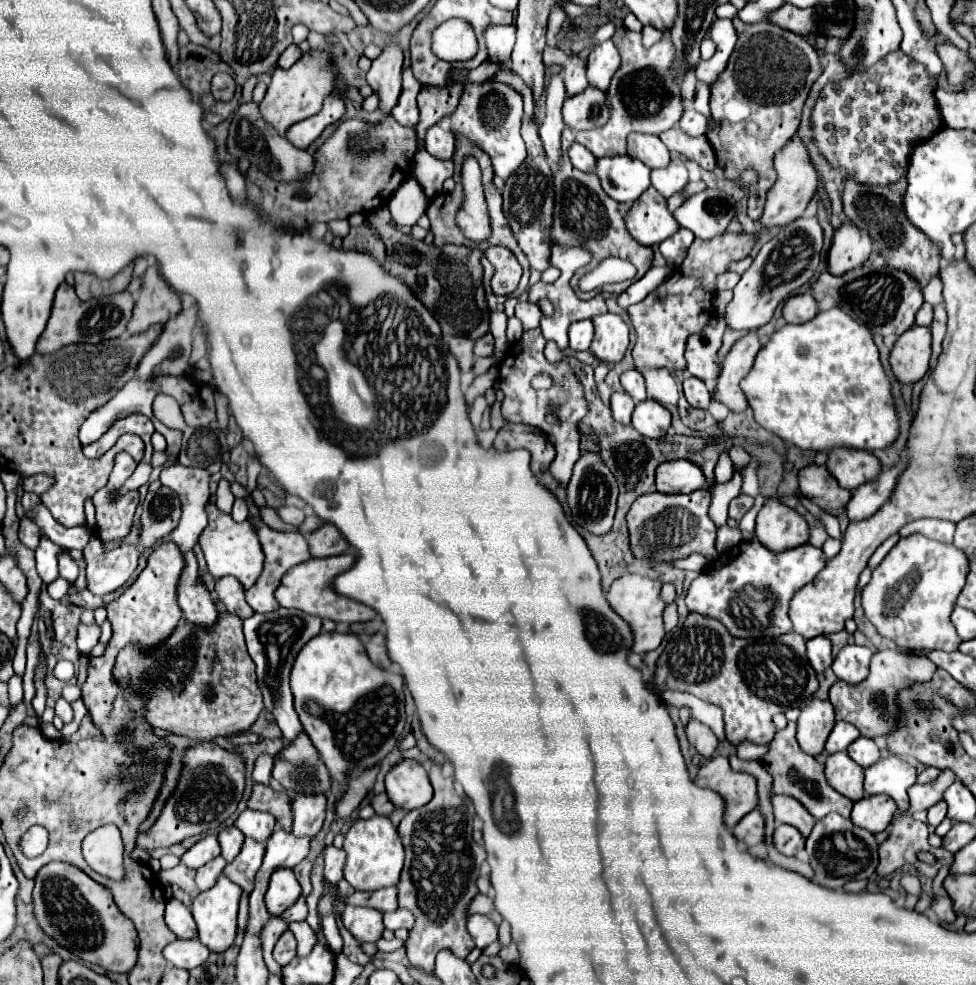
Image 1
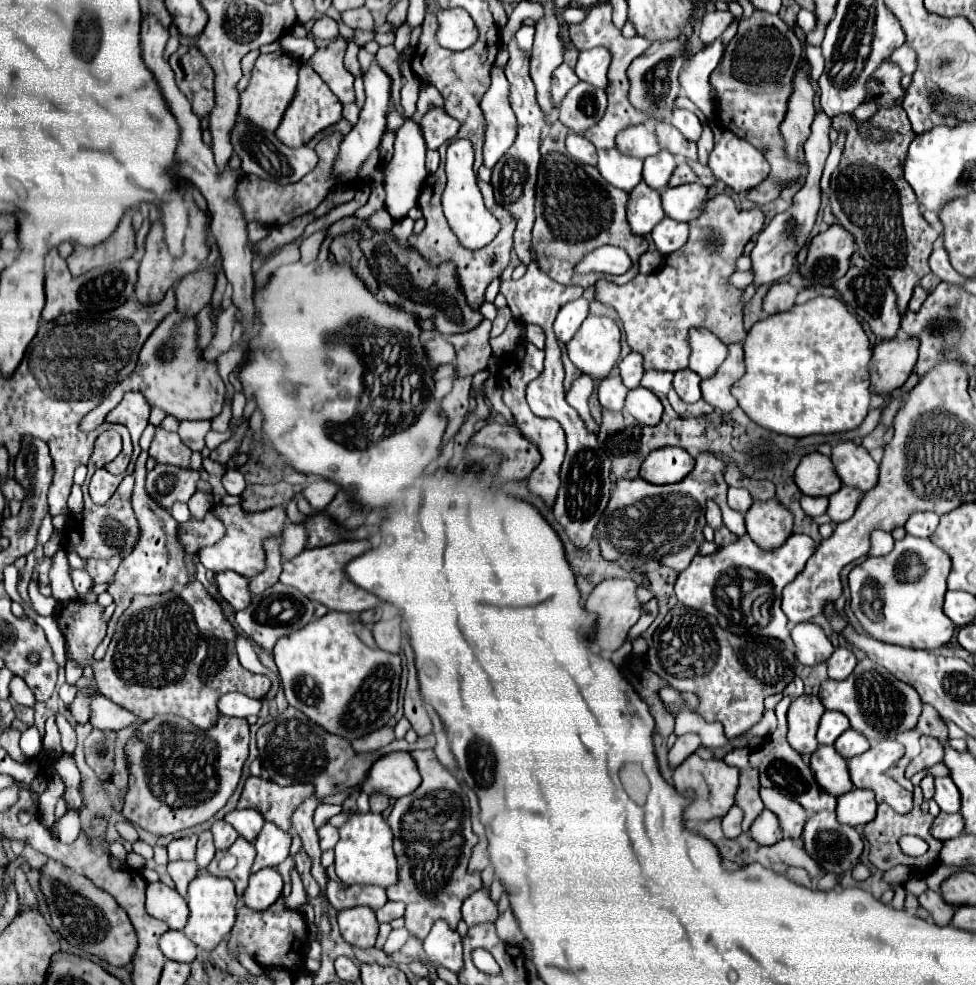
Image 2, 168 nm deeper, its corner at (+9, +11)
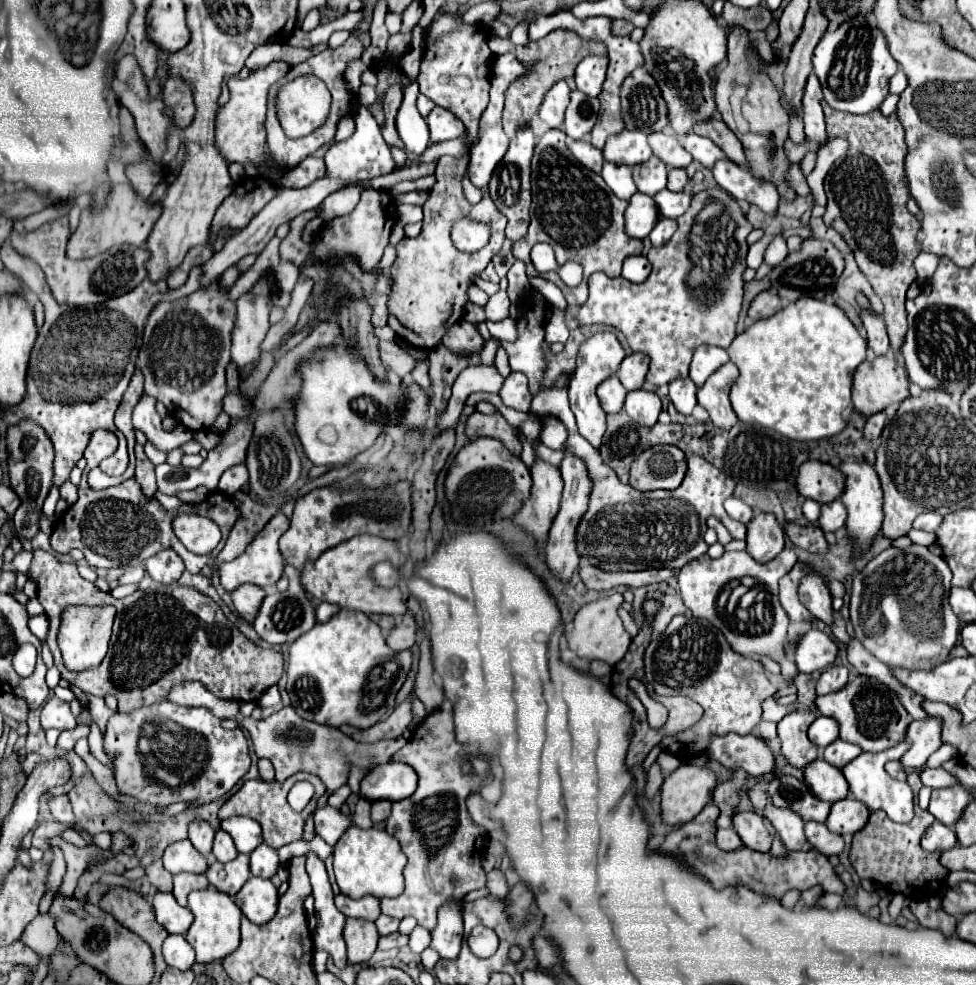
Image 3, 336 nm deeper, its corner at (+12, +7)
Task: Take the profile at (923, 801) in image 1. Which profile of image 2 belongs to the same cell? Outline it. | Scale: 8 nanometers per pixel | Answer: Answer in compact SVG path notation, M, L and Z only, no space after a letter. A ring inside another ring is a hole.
M921 737L921 753L909 763L905 777L911 779L915 773L929 769L931 765L937 765L939 761L943 761L943 747L941 743L937 743L937 739L933 737Z

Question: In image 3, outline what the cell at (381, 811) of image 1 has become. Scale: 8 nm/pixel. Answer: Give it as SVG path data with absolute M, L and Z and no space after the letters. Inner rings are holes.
M374 801L372 803L372 821L374 823L386 821L390 811L392 811L392 803L390 801Z

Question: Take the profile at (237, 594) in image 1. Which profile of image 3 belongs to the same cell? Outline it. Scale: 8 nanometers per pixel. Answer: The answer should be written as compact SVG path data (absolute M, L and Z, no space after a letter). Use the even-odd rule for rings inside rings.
M240 585L236 591L232 591L232 601L242 619L252 623L260 611L260 603L264 601L266 591L256 585Z

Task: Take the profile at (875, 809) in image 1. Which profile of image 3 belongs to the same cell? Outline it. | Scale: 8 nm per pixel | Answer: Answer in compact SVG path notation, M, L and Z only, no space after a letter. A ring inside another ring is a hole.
M846 797L832 805L830 815L826 819L826 827L838 835L854 835L866 825L868 815L870 811L864 803L854 797Z

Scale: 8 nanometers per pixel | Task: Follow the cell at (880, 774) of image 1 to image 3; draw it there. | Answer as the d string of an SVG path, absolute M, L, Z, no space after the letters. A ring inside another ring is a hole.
M900 741L896 747L892 749L886 749L886 751L880 751L880 753L862 753L858 755L854 761L850 761L842 773L850 785L850 793L862 801L864 805L868 805L870 811L876 811L876 809L882 809L888 813L888 817L896 823L908 823L912 821L914 817L914 801L912 801L912 789L908 787L908 783L898 783L896 779L892 779L884 765L888 761L894 761L894 759L902 759L902 755L908 751L908 741Z

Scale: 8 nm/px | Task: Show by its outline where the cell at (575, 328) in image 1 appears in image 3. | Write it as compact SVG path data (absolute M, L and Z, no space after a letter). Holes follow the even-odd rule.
M552 307L548 311L548 319L546 319L546 343L552 345L552 343L566 343L570 331L564 323L564 313L556 307Z

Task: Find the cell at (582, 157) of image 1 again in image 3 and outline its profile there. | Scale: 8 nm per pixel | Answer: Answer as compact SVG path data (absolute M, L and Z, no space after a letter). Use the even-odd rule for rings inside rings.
M580 139L580 141L568 141L568 149L572 151L572 155L584 165L588 167L590 171L596 171L600 173L602 171L602 165L604 165L604 159L602 159L602 151L592 147L592 143L588 139Z

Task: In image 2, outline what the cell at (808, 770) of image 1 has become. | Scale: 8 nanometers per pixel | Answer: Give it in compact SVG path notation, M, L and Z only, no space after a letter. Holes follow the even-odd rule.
M783 697L777 707L775 707L775 715L777 715L777 729L767 735L763 739L763 743L751 751L749 755L749 763L753 767L759 769L759 779L761 779L761 787L777 787L781 789L783 793L791 795L795 801L799 801L805 811L811 811L811 813L817 813L821 809L827 809L827 811L835 811L835 803L837 803L837 797L829 795L827 791L823 791L819 787L819 783L815 781L815 775L811 771L811 767L801 759L801 755L797 751L791 749L791 745L787 743L787 709L789 709L789 703L791 699L789 697Z

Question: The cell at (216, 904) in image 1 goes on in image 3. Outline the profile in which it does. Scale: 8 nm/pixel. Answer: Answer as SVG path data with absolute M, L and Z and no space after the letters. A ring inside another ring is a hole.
M208 887L204 891L192 891L188 897L188 909L194 913L194 923L188 929L186 939L196 951L196 963L222 961L226 955L236 951L236 947L240 945L242 911L230 895L216 891L214 887Z

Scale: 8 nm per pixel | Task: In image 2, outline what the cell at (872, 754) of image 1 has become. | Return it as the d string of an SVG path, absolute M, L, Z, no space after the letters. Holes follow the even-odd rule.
M847 729L843 735L839 735L839 739L835 741L835 749L841 757L851 759L855 755L861 755L869 749L869 741L865 735L859 735L859 731L855 729Z

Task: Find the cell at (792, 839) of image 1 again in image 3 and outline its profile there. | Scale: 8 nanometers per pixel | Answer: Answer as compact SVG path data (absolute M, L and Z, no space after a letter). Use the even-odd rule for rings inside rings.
M740 811L732 817L732 825L746 847L754 851L768 851L772 845L772 833L764 825L764 817L756 811Z

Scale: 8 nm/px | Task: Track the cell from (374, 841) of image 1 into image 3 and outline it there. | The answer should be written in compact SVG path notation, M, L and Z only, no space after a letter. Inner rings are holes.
M352 825L334 847L336 883L340 891L348 897L374 895L382 899L382 897L400 895L404 891L404 877L402 877L404 865L406 865L406 855L402 853L400 843L378 827L360 829Z

